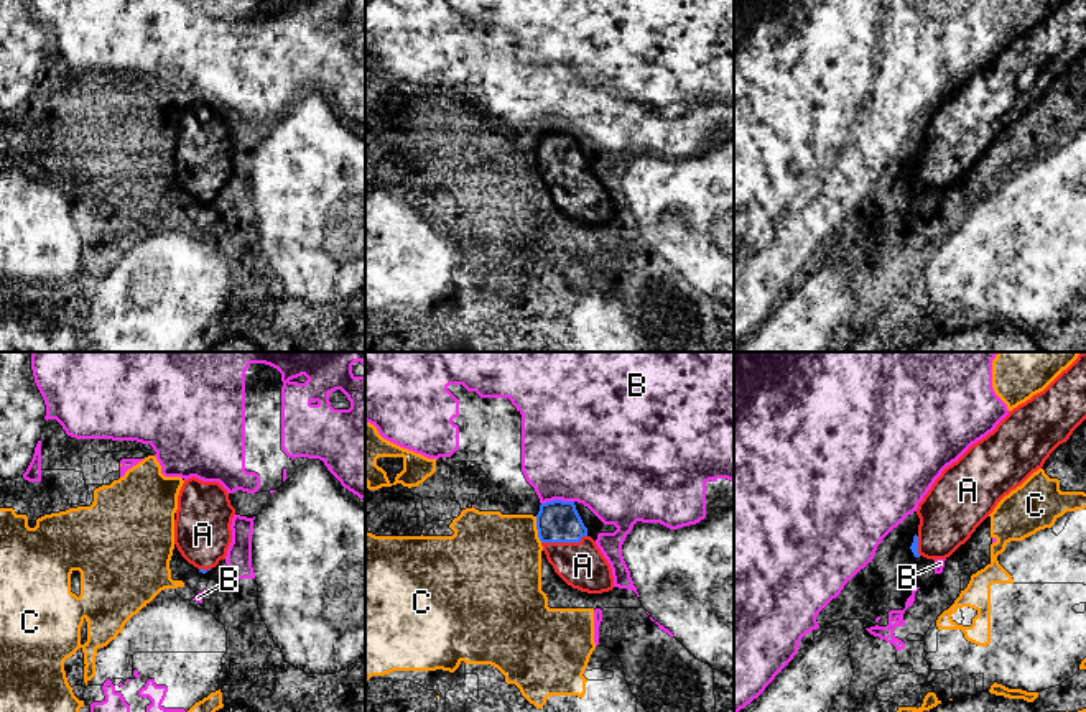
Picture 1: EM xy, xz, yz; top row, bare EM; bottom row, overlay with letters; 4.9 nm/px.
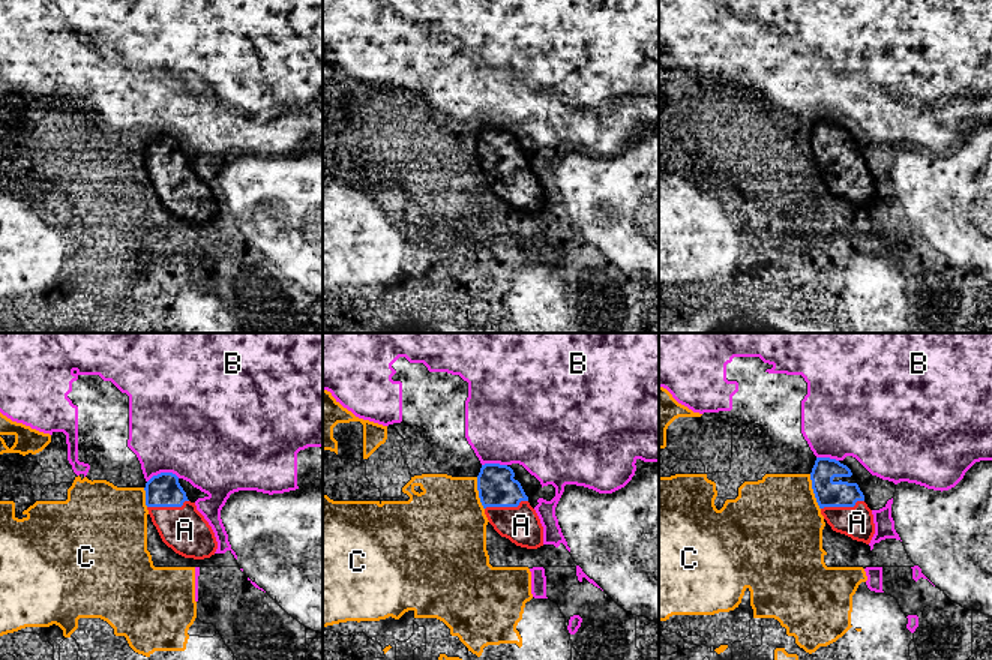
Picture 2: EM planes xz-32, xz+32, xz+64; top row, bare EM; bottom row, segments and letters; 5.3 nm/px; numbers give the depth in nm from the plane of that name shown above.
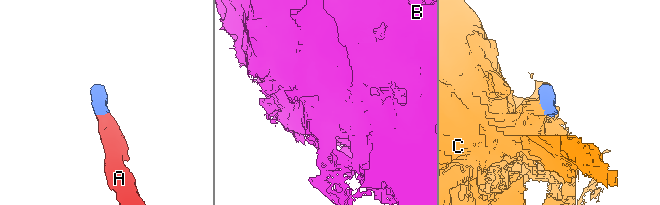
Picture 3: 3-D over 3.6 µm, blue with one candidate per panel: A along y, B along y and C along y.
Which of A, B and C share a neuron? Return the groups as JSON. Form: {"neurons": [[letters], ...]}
{"neurons": [["A"], ["B"], ["C"]]}

